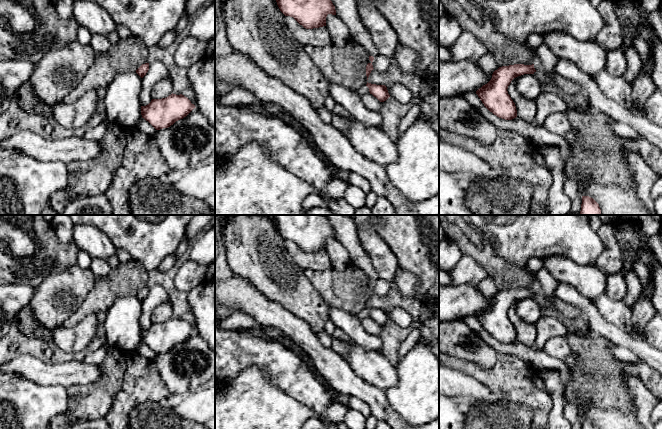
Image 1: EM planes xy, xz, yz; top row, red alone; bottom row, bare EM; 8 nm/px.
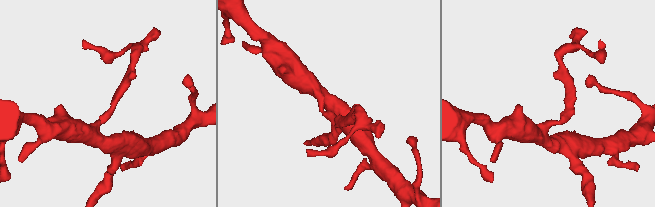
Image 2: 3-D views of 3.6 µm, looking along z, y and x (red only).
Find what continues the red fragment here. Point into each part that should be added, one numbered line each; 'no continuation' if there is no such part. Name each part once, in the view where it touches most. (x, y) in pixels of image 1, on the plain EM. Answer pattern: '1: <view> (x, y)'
no continuation

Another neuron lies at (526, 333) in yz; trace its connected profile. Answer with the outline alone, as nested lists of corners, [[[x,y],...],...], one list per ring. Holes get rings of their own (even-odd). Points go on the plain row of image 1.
[[[514,302],[508,310],[508,318],[515,327],[517,341],[530,347],[535,346],[537,330],[534,325],[523,322],[516,314],[516,302]]]

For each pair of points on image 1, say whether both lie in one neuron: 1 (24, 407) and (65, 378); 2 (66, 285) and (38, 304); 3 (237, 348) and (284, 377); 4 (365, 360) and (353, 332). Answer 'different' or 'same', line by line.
1: different
2: same
3: same
4: different

